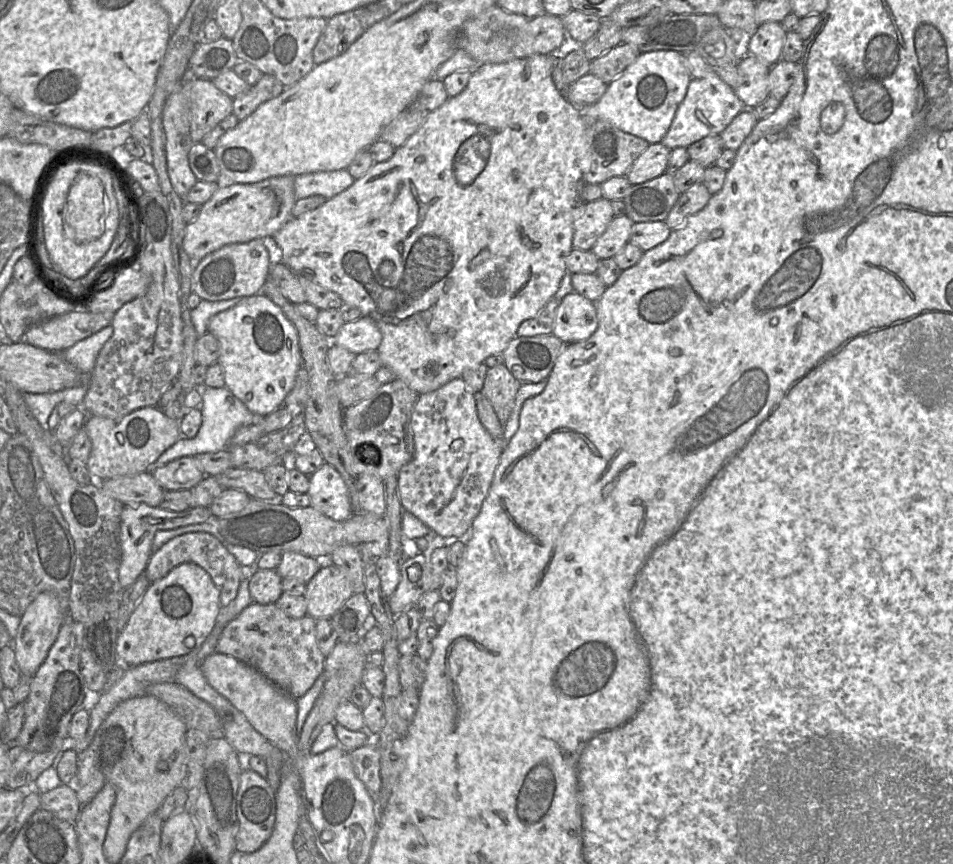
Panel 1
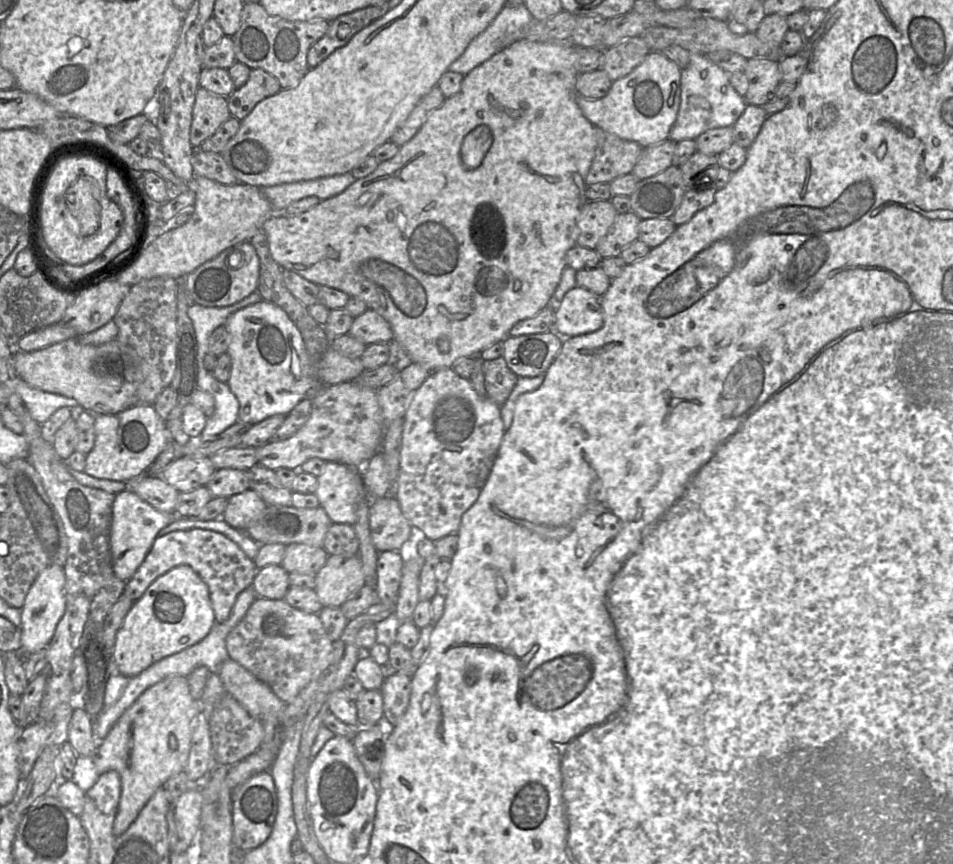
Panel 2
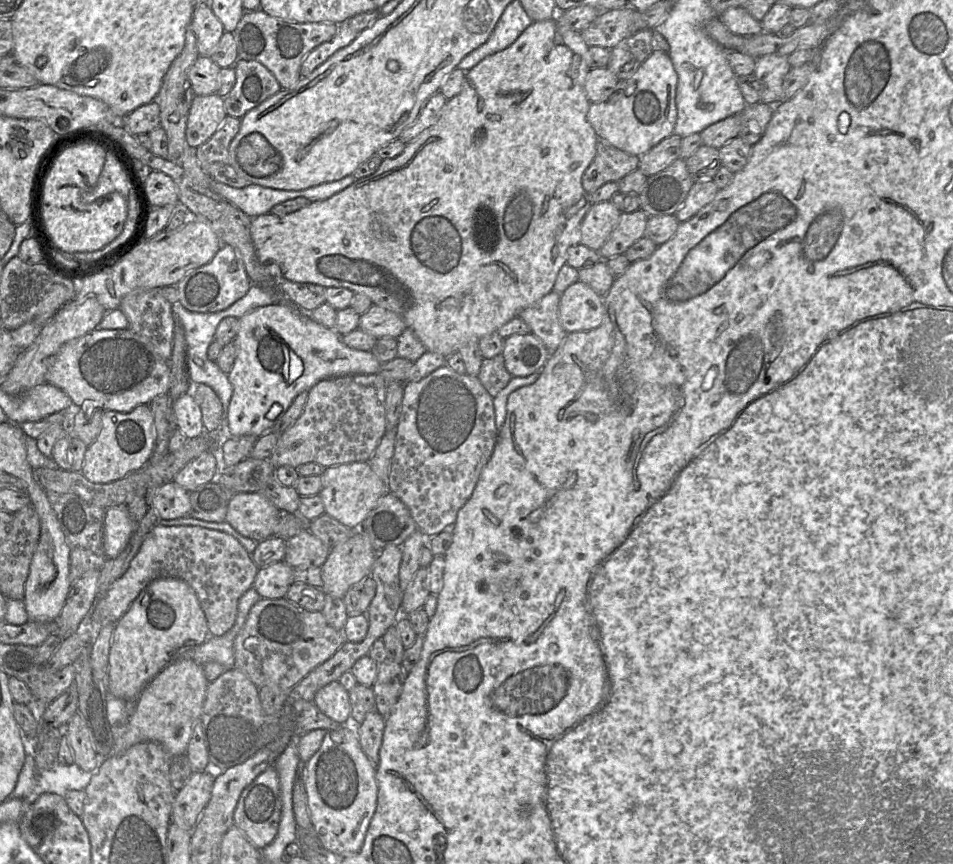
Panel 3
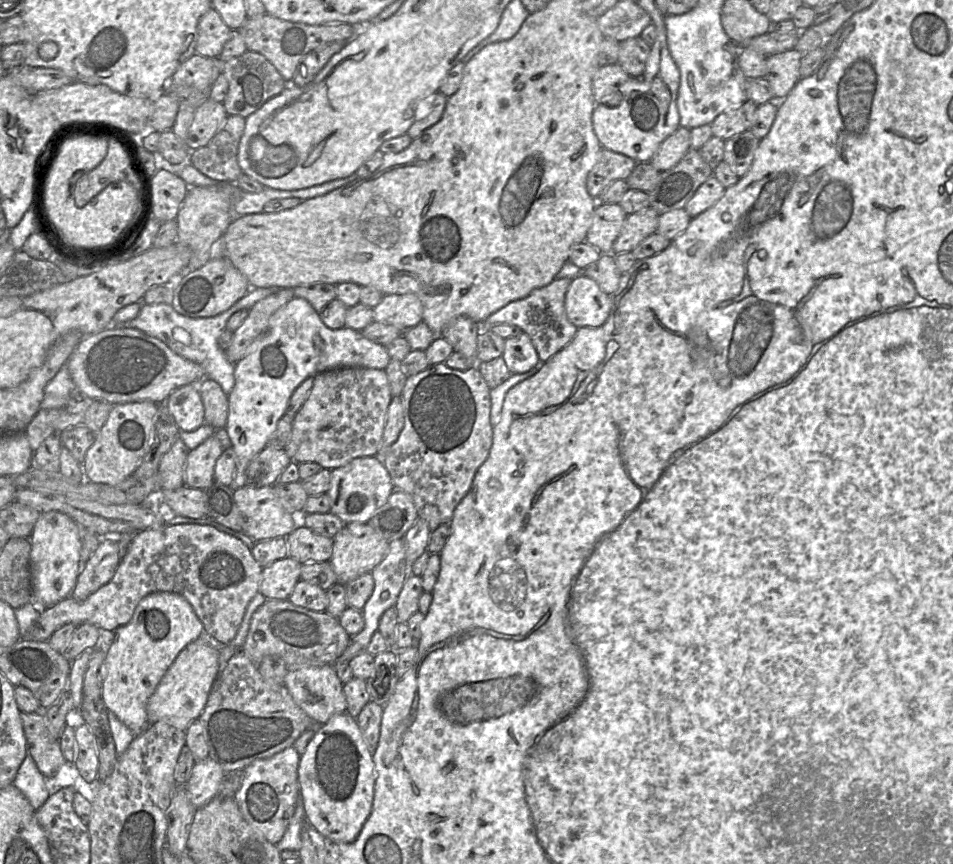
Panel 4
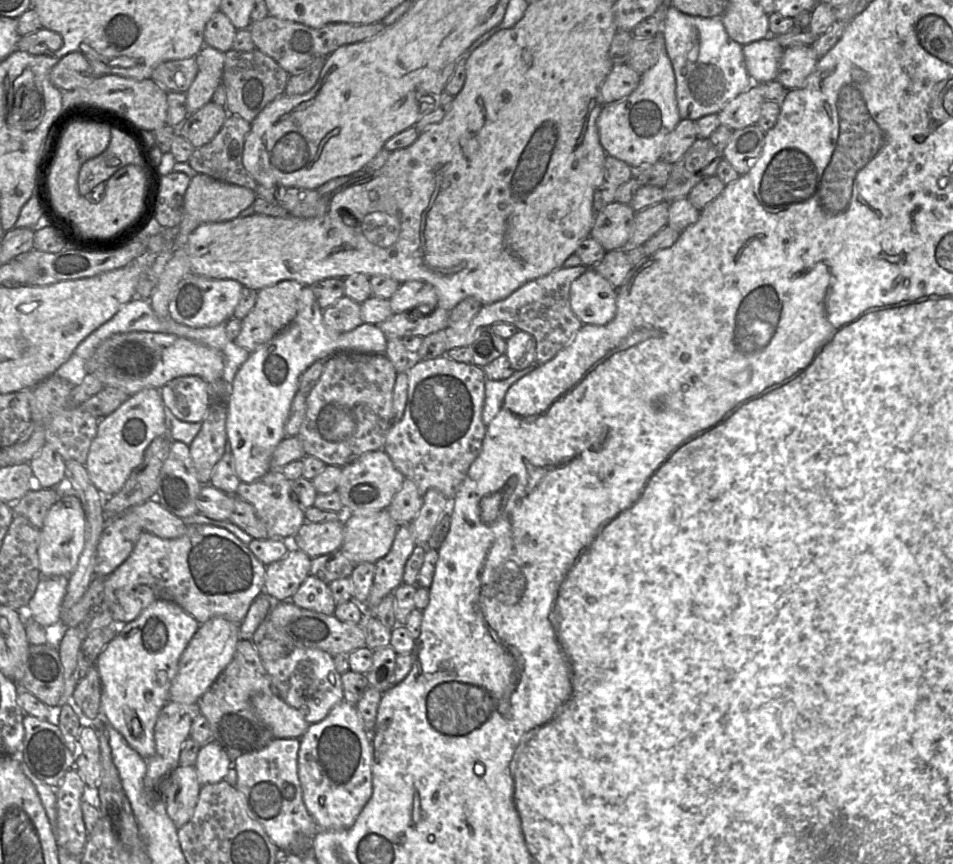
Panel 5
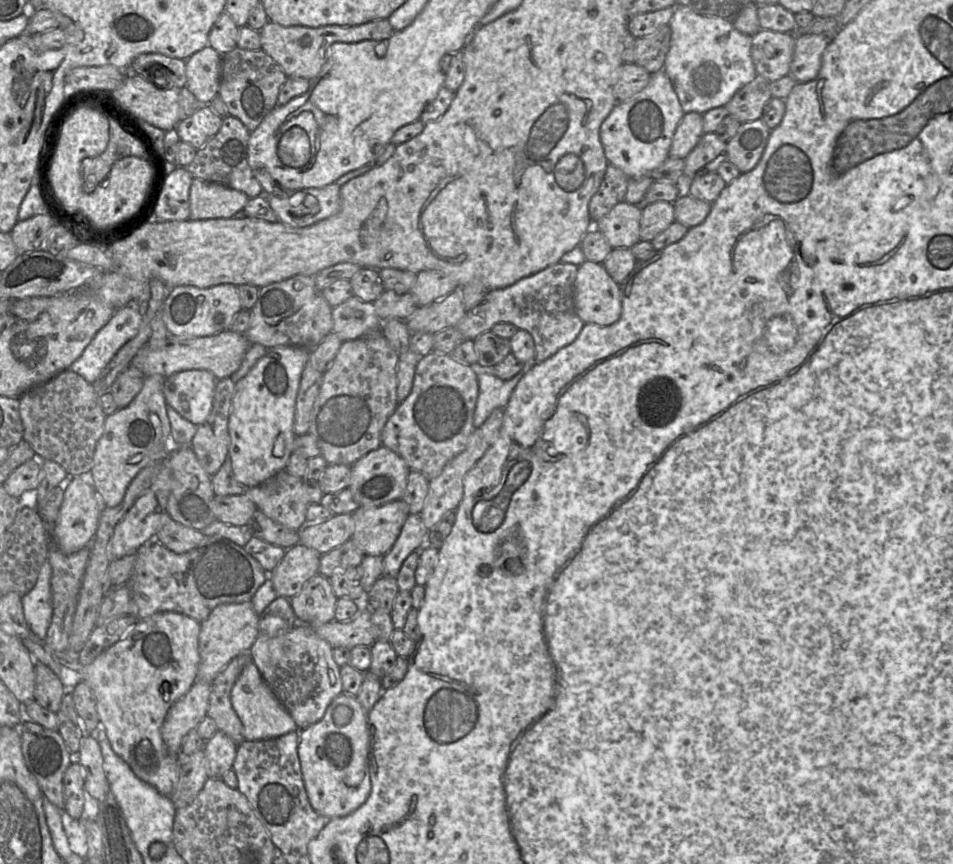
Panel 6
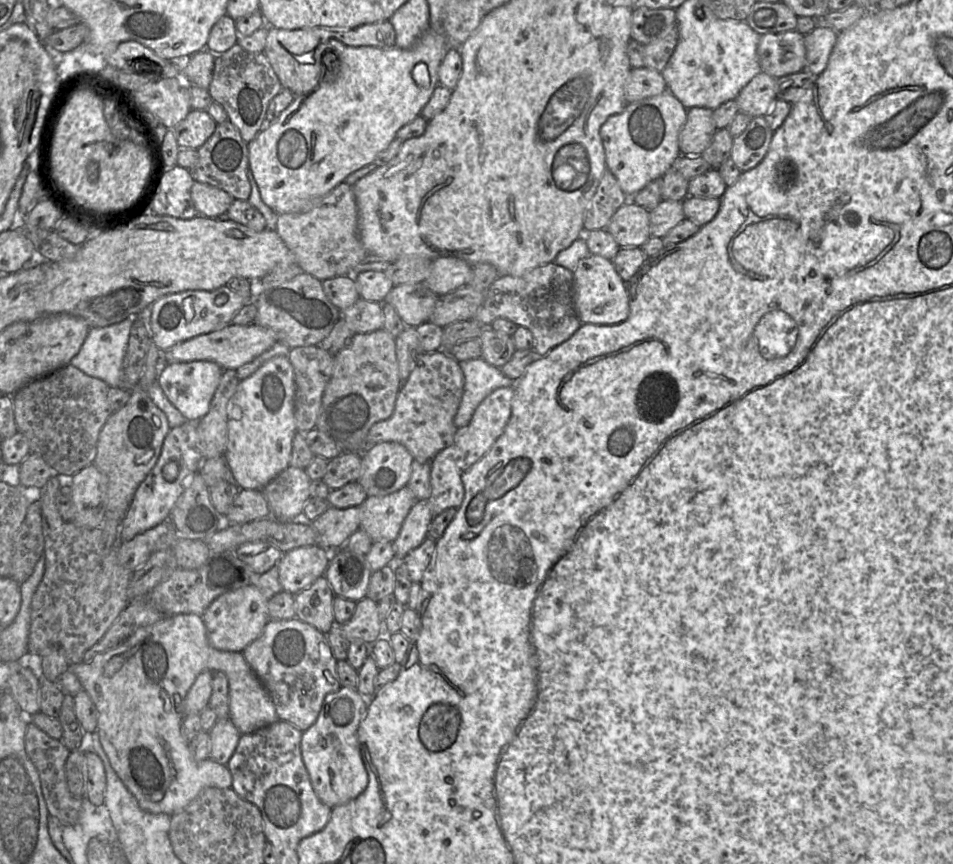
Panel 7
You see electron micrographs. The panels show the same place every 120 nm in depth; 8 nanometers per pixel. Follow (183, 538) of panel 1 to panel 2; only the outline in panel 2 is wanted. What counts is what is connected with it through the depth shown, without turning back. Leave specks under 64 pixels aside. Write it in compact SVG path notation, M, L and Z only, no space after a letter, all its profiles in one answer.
M199 528L173 531L155 539L143 563L126 582L124 595L138 601L158 577L180 565L190 566L208 585L216 623L230 617L237 596L252 585L258 570L236 543L220 533Z

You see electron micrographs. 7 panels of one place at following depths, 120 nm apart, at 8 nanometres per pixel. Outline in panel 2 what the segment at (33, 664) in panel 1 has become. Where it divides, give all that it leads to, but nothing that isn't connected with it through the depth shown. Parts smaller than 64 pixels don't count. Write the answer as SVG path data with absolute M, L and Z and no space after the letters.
M50 565L46 567L31 585L24 605L21 608L21 652L29 655L47 647L55 632L58 622L65 613L67 594L65 591L65 571L63 566Z

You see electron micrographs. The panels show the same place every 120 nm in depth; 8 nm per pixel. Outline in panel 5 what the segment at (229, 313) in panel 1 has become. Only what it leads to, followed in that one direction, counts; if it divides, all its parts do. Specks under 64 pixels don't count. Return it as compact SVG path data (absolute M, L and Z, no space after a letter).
M304 286L295 318L269 342L250 353L229 387L226 434L234 471L242 483L252 483L270 471L273 451L286 437L285 424L299 390L299 379L308 367L337 352L384 354L386 351L387 338L378 325L363 323L349 332L336 332L325 324L323 310L312 288Z

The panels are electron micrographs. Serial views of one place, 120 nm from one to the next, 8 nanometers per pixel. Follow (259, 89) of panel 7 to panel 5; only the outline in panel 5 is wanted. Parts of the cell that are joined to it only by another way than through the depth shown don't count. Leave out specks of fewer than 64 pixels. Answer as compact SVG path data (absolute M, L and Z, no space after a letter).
M255 48L252 51L230 49L225 53L222 84L226 89L226 109L229 114L239 114L251 123L286 88L289 74L270 56Z

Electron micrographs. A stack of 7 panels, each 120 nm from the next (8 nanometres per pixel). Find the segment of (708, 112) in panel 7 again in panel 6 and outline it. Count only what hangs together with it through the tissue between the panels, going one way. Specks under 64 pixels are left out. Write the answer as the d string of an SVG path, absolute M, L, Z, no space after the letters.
M697 112L685 113L674 132L669 156L684 159L703 134L703 115Z

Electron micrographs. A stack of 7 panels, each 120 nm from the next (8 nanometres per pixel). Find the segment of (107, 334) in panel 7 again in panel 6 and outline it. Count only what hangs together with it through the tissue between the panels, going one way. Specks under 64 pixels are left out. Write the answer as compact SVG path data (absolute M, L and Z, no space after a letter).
M136 302L116 309L70 369L93 383L125 343L136 336L140 324Z

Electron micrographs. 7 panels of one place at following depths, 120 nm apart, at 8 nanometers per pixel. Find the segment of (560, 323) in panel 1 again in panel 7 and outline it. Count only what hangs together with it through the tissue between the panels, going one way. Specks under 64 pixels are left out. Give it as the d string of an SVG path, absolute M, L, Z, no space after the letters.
M589 254L578 261L573 271L573 302L582 323L618 324L629 316L627 283L622 280L613 262L600 255Z

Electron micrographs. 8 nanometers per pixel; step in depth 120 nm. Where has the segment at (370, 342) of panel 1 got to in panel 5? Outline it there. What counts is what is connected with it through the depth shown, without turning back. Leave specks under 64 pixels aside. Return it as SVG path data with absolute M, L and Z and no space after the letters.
M408 281L389 299L393 314L408 312L430 315L437 306L438 295L435 287L425 281Z

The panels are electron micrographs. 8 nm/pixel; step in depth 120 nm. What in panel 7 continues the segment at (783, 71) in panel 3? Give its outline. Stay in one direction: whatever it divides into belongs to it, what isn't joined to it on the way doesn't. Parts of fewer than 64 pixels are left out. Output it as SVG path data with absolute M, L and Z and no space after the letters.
M818 24L811 32L804 35L806 50L805 68L802 71L818 76L828 64L829 56L836 43L838 32Z

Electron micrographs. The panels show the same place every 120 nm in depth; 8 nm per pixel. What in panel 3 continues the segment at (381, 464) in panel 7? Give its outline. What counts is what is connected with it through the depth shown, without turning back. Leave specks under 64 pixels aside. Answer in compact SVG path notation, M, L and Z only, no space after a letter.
M368 462L346 463L327 467L321 474L322 488L319 493L325 508L325 514L350 529L360 527L368 514L389 492L387 483L381 480L371 469Z

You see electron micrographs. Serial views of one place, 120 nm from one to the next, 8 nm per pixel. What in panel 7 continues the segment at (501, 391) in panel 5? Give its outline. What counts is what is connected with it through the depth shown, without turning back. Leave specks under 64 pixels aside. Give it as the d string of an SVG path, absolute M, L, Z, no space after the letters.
M483 358L462 361L459 365L464 375L464 391L454 418L457 429L469 424L476 408L492 391L500 387L514 387L517 382Z

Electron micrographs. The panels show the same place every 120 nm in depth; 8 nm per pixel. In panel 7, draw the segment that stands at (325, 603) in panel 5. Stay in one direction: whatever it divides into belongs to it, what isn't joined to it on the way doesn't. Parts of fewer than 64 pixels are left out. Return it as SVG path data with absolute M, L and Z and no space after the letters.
M325 576L295 596L295 617L327 634L336 624L333 613L335 594Z

